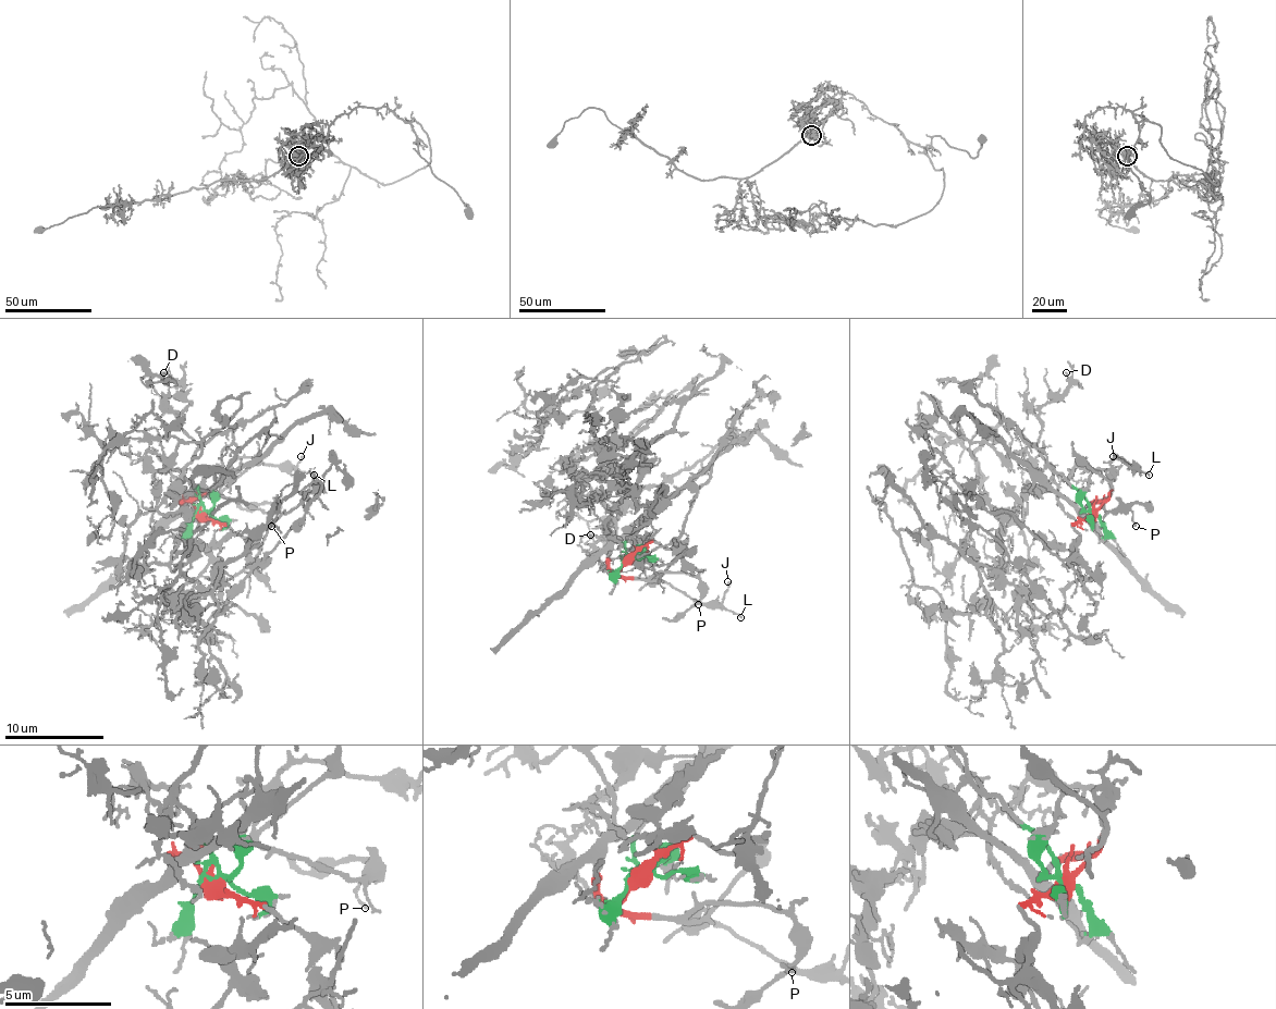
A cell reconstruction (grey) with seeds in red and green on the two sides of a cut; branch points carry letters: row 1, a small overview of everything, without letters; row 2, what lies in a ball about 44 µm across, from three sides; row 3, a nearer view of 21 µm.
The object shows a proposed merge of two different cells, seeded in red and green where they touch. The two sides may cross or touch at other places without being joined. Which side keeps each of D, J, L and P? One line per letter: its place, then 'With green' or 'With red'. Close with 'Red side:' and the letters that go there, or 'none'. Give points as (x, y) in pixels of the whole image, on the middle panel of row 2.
D: Place: (590, 534). With green
J: Place: (727, 581). With red
L: Place: (740, 617). With red
P: Place: (698, 604). With red
Red side: J, L, P

